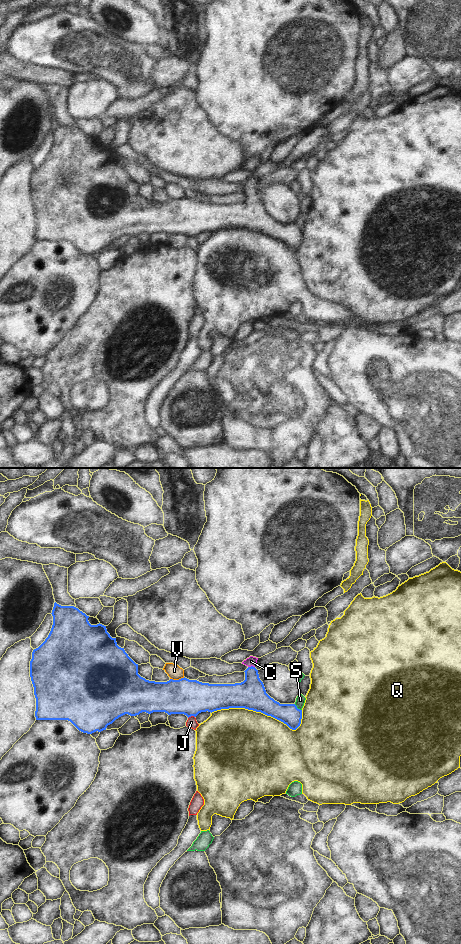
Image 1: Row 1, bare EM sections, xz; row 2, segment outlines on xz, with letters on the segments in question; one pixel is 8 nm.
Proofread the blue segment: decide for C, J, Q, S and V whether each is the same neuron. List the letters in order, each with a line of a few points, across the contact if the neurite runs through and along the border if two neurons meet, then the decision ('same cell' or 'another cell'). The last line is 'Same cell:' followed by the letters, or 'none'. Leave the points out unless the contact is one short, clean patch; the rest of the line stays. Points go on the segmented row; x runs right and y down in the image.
C: line xz (250, 694), (251, 666), (251, 661); same cell
J: line xz (194, 716), (188, 718); another cell
Q: another cell
S: line xz (294, 704), (301, 710); another cell
V: line xz (184, 677), (170, 679); another cell
Same cell: C

